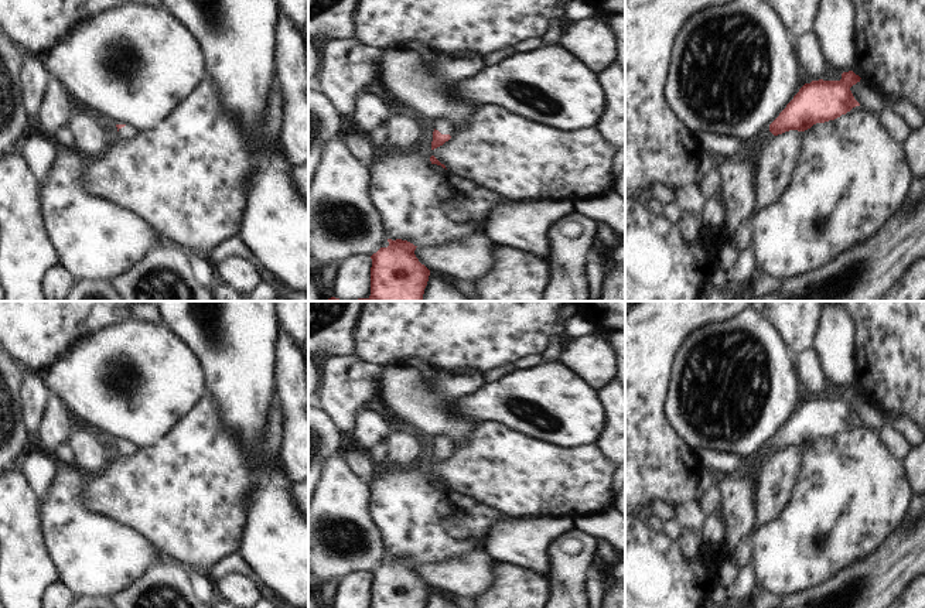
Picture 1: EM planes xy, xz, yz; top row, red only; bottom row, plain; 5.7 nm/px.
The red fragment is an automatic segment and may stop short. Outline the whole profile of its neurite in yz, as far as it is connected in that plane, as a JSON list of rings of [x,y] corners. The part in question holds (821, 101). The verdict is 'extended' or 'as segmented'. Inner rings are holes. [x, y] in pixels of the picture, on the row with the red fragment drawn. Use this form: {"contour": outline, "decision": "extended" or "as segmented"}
{"contour": [[[853,71],[843,72],[840,81],[812,81],[805,83],[779,116],[769,124],[774,136],[789,130],[805,131],[816,123],[834,120],[860,106],[850,88],[860,82]]], "decision": "as segmented"}

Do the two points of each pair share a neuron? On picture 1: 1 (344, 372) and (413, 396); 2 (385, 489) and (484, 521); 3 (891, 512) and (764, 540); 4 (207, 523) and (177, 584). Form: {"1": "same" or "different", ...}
{"1": "different", "2": "same", "3": "same", "4": "different"}

